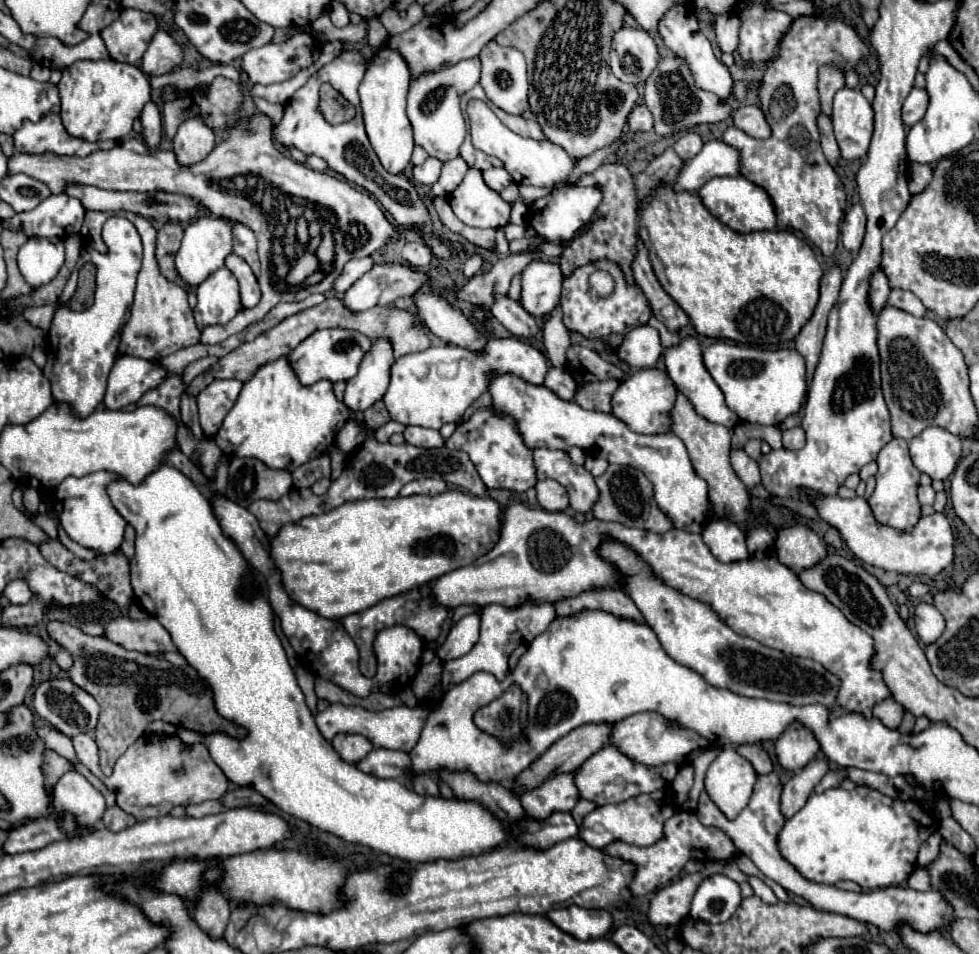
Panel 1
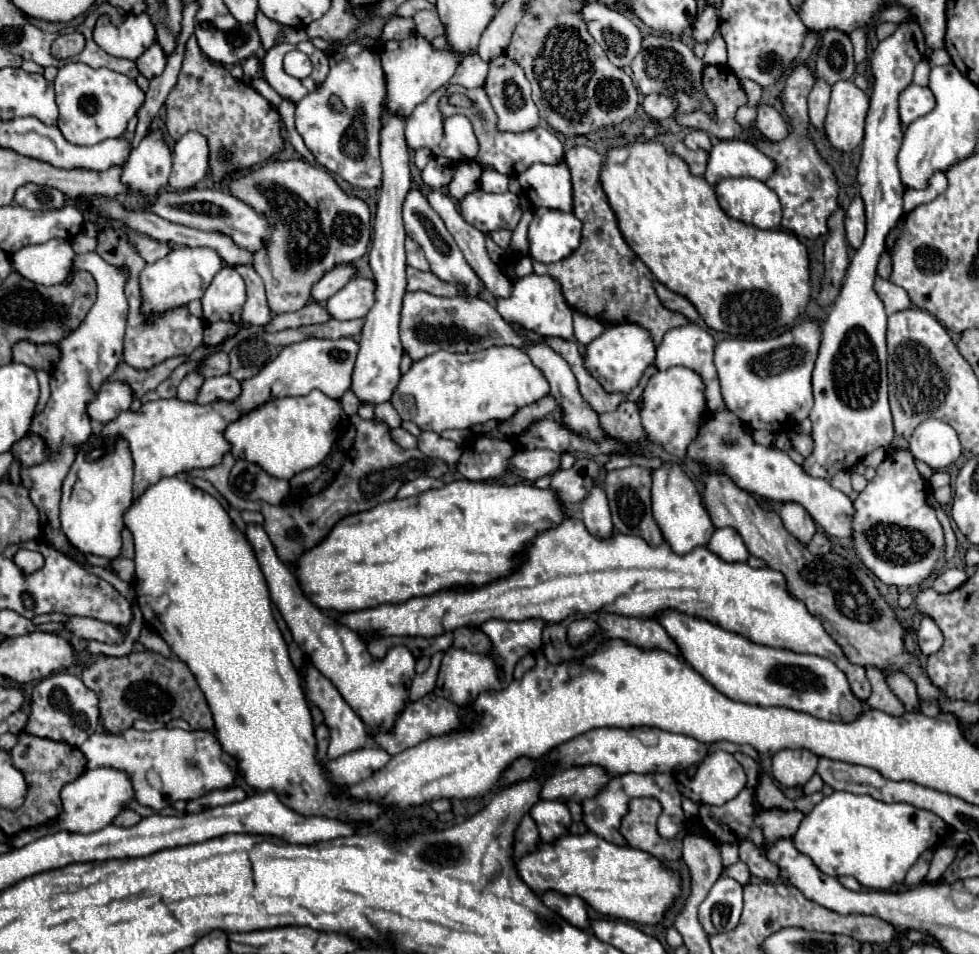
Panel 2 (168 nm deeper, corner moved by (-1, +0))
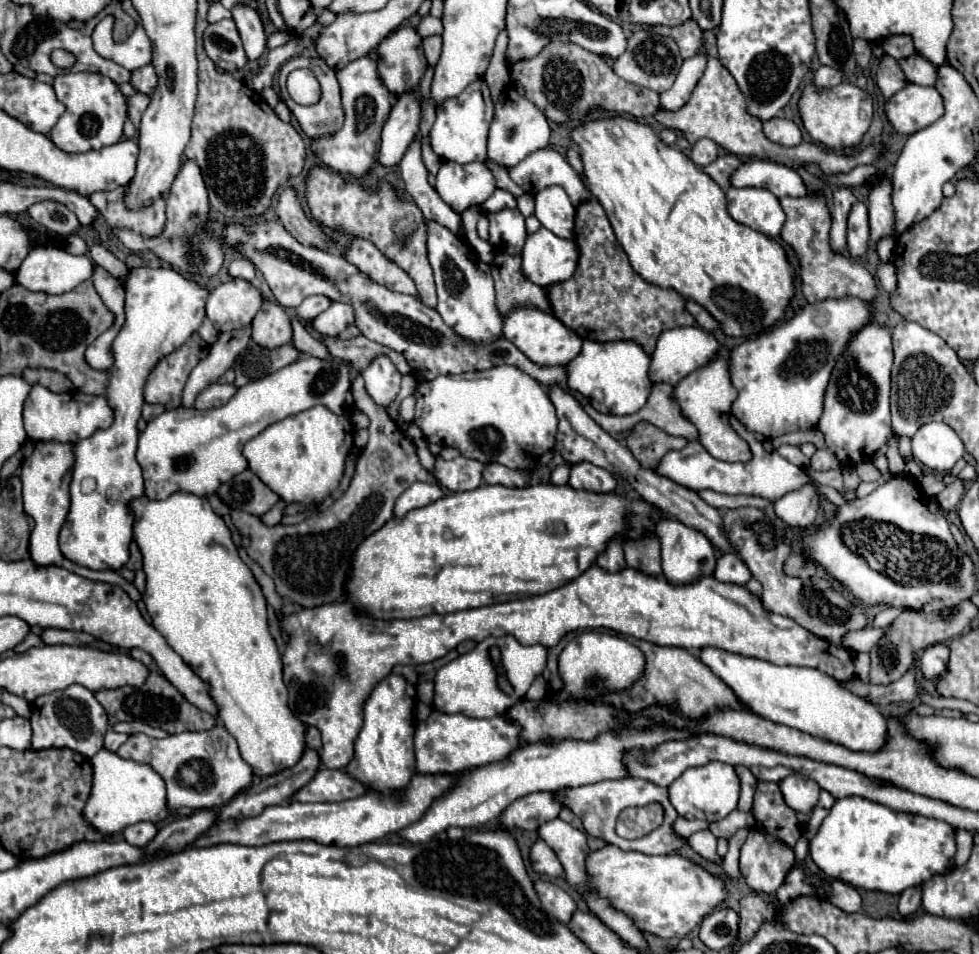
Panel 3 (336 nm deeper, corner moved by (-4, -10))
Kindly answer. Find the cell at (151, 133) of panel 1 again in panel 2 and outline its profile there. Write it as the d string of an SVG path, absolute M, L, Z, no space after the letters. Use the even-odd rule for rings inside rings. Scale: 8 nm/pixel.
M152 131L130 153L128 163L122 167L120 181L128 187L128 193L158 195L168 187L170 167L172 153L164 145L162 133Z

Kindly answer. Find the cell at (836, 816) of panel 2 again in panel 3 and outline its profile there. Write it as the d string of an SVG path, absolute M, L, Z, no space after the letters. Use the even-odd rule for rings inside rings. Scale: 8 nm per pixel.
M845 797L837 799L829 815L823 819L817 835L809 843L809 857L813 863L831 879L845 881L859 889L881 891L881 893L903 893L907 887L921 885L929 881L935 873L945 873L955 855L955 829L945 821L895 813L885 805L867 801L863 797Z

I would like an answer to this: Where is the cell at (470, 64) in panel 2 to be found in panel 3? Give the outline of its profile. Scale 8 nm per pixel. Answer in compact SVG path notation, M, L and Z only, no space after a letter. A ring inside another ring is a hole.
M483 79L473 81L457 97L443 101L437 107L437 119L429 131L431 149L447 161L471 163L487 159L487 131L493 119L493 103L489 97L489 87Z

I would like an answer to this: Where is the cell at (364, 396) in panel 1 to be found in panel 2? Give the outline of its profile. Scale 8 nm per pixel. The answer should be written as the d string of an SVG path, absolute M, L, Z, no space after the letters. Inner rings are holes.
M386 115L386 121L380 131L380 159L384 169L378 209L374 217L374 237L370 247L370 269L372 279L376 283L374 305L364 317L364 329L360 337L360 351L354 365L352 391L364 403L386 403L390 401L396 383L400 381L400 359L402 345L398 337L398 321L402 295L406 293L406 255L404 255L404 221L402 221L402 205L410 191L410 167L408 167L408 145L404 139L404 121L396 115Z

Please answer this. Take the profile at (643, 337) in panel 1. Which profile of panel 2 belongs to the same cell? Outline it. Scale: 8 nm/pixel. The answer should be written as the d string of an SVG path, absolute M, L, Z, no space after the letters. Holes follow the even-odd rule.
M624 323L616 327L608 327L602 335L598 335L592 343L586 345L584 351L584 369L610 393L626 395L632 387L638 385L644 369L654 363L656 347L648 331L636 323Z

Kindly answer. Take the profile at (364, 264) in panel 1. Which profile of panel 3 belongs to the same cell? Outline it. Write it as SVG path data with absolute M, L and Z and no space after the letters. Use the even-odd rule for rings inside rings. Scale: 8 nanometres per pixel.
M311 295L297 307L297 315L299 315L299 319L309 321L309 319L315 319L319 313L323 313L329 305L331 305L329 297L325 297L325 295Z

